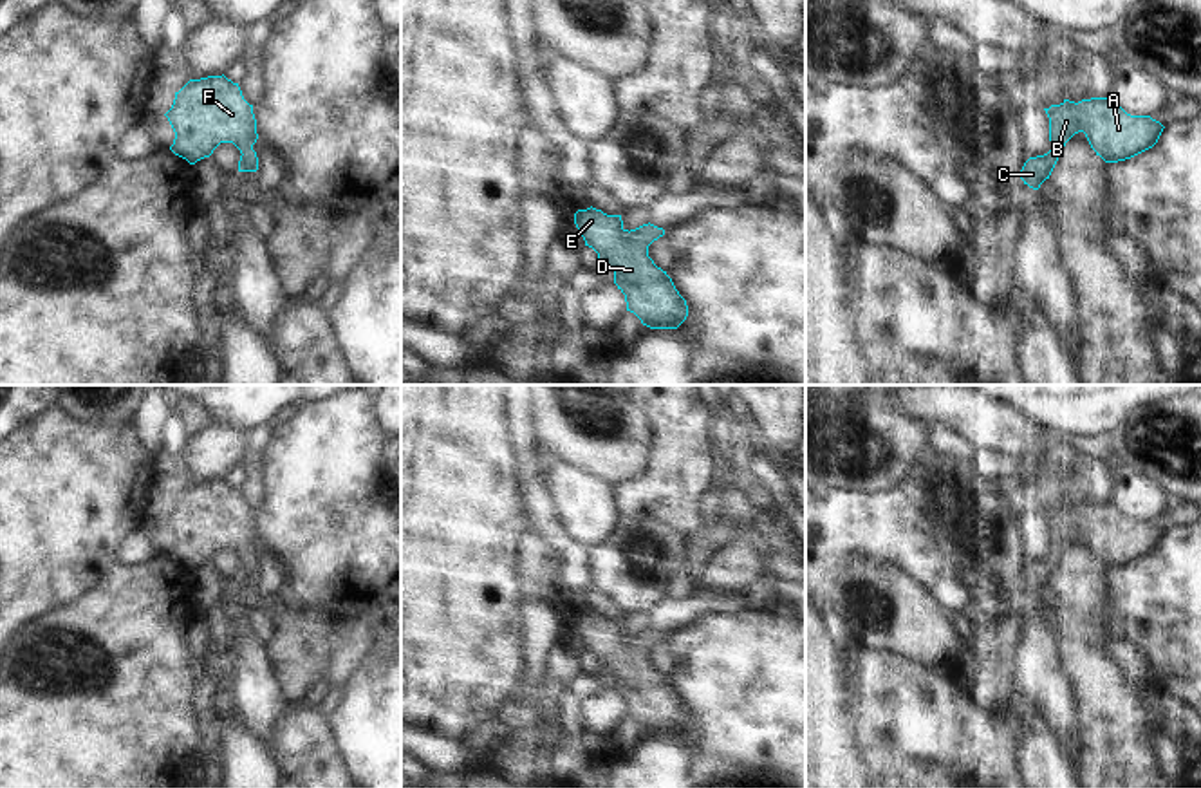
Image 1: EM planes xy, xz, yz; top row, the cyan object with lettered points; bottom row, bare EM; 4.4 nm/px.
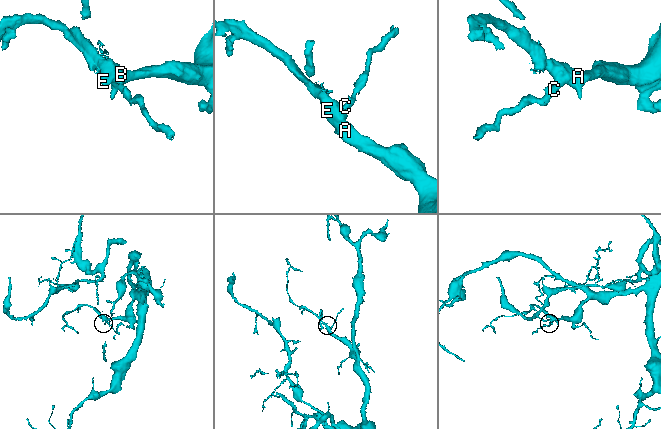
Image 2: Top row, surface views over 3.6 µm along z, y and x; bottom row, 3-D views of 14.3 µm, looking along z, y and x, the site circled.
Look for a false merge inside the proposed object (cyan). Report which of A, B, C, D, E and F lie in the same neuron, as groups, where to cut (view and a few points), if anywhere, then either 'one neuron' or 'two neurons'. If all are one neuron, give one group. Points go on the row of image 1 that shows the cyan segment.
groups A B C D E F; cut none; one neuron

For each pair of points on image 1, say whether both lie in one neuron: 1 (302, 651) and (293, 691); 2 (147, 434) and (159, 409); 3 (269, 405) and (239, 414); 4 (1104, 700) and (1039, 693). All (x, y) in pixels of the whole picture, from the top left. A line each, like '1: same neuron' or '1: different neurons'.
1: same neuron
2: same neuron
3: same neuron
4: different neurons

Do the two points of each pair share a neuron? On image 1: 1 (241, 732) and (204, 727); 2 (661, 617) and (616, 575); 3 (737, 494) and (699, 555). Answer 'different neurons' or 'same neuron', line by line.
1: different neurons
2: different neurons
3: same neuron

